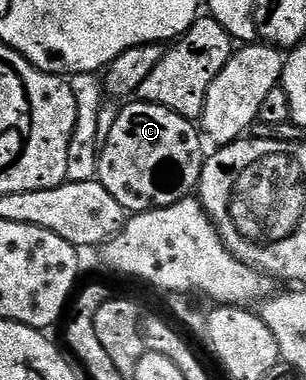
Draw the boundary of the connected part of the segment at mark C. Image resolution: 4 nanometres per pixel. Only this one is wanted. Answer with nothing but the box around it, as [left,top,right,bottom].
[97,100,205,212]

